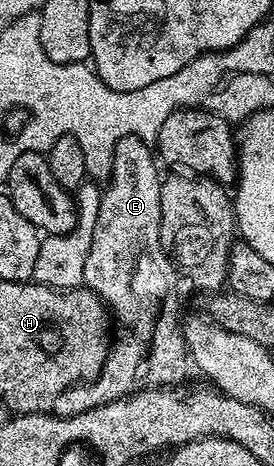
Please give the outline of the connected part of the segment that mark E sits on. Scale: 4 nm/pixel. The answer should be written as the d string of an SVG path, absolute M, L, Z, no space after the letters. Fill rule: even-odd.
M136 135L122 137L114 149L112 158L112 174L106 180L100 197L98 221L94 225L94 237L90 245L90 253L86 253L86 273L83 286L93 291L104 300L111 318L120 322L124 336L111 344L108 360L102 365L98 377L86 383L66 389L54 400L51 414L62 417L74 417L78 413L86 413L91 407L101 407L122 399L126 395L134 395L138 391L175 387L183 384L183 379L190 371L190 356L184 340L182 315L179 315L180 303L176 300L176 264L165 251L160 240L162 225L162 197L160 185L162 171L156 168L157 156L153 148Z

